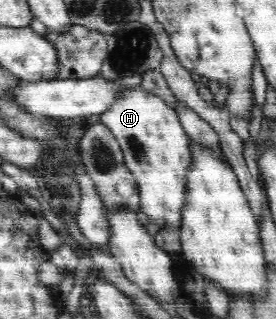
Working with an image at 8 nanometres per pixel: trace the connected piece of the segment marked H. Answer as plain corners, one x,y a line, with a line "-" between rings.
140,86
125,89
118,99
100,114
99,123
107,126
118,140
124,154
124,163
133,173
141,197
141,212
148,220
155,220
160,228
164,224
180,228
182,221
182,206
186,195
186,174
191,166
190,138
179,123
178,114
162,98
143,90

